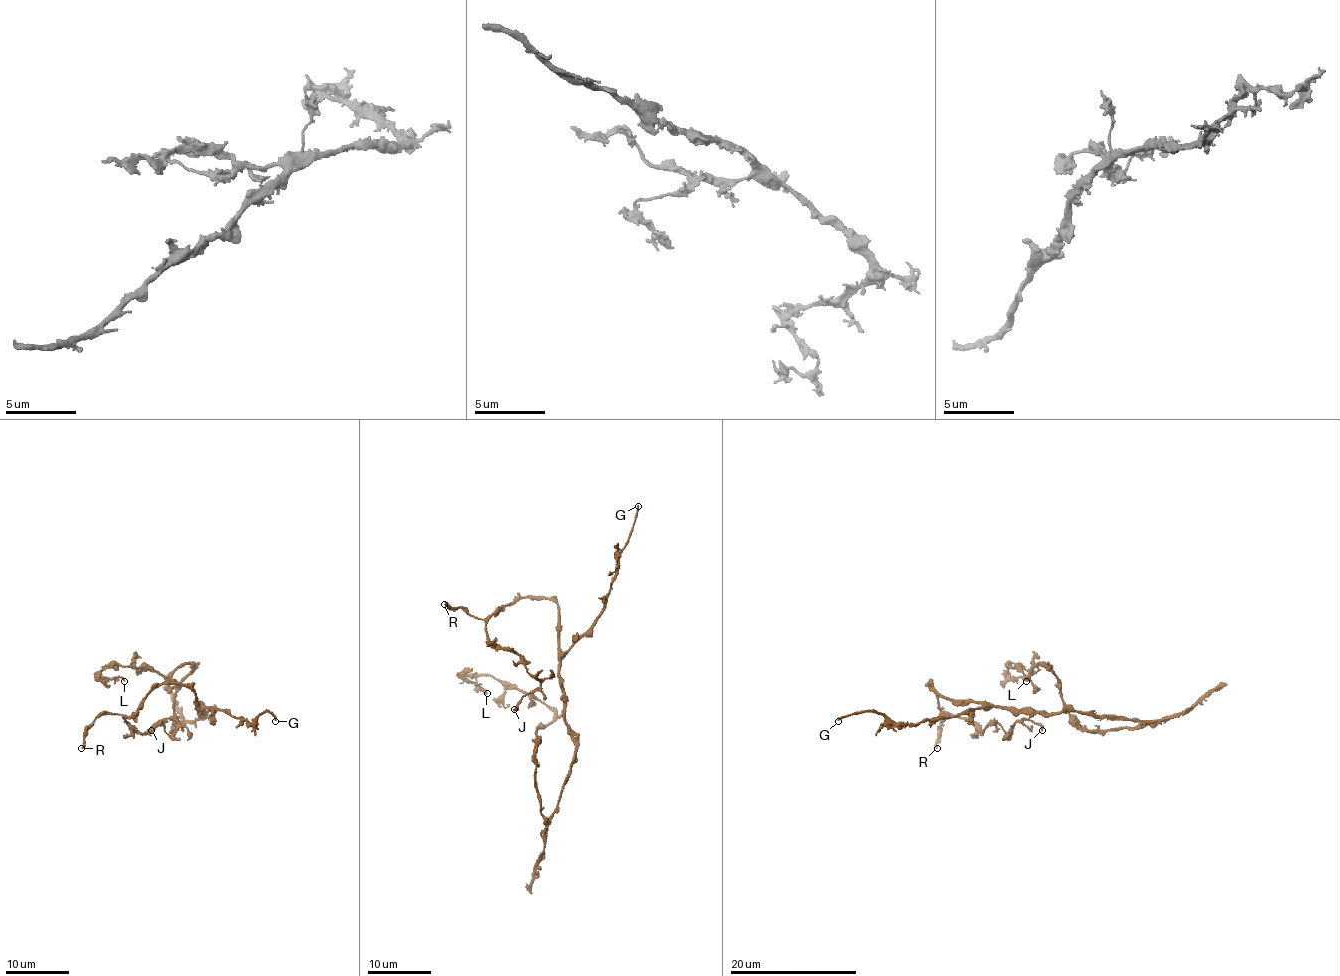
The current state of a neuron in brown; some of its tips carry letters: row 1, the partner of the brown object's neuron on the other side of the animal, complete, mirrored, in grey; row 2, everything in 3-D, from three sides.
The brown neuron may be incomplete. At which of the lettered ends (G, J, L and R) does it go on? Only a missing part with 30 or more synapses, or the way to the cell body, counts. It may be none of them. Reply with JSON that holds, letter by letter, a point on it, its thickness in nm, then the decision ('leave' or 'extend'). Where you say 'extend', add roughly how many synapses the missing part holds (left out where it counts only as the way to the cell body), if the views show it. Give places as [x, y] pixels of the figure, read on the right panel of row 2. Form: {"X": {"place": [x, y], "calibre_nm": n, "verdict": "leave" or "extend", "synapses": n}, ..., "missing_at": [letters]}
{"G": {"place": [838, 721], "calibre_nm": 220, "verdict": "extend", "synapses": 45}, "J": {"place": [1042, 730], "calibre_nm": 400, "verdict": "leave"}, "L": {"place": [1026, 681], "calibre_nm": 280, "verdict": "leave"}, "R": {"place": [937, 748], "calibre_nm": 280, "verdict": "leave"}, "missing_at": ["G"]}

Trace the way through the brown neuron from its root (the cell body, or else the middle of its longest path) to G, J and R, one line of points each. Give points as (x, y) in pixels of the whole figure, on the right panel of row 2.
G: (1072, 711), (1037, 713), (978, 706), (919, 724), (892, 722), (878, 713), (860, 711), (838, 721)
J: (1072, 711), (951, 701), (929, 684), (946, 716), (981, 733), (997, 724), (1008, 735), (1021, 719), (1042, 730)
R: (1072, 711), (1011, 711), (951, 701), (929, 684), (938, 708), (951, 714), (940, 716), (937, 748)

